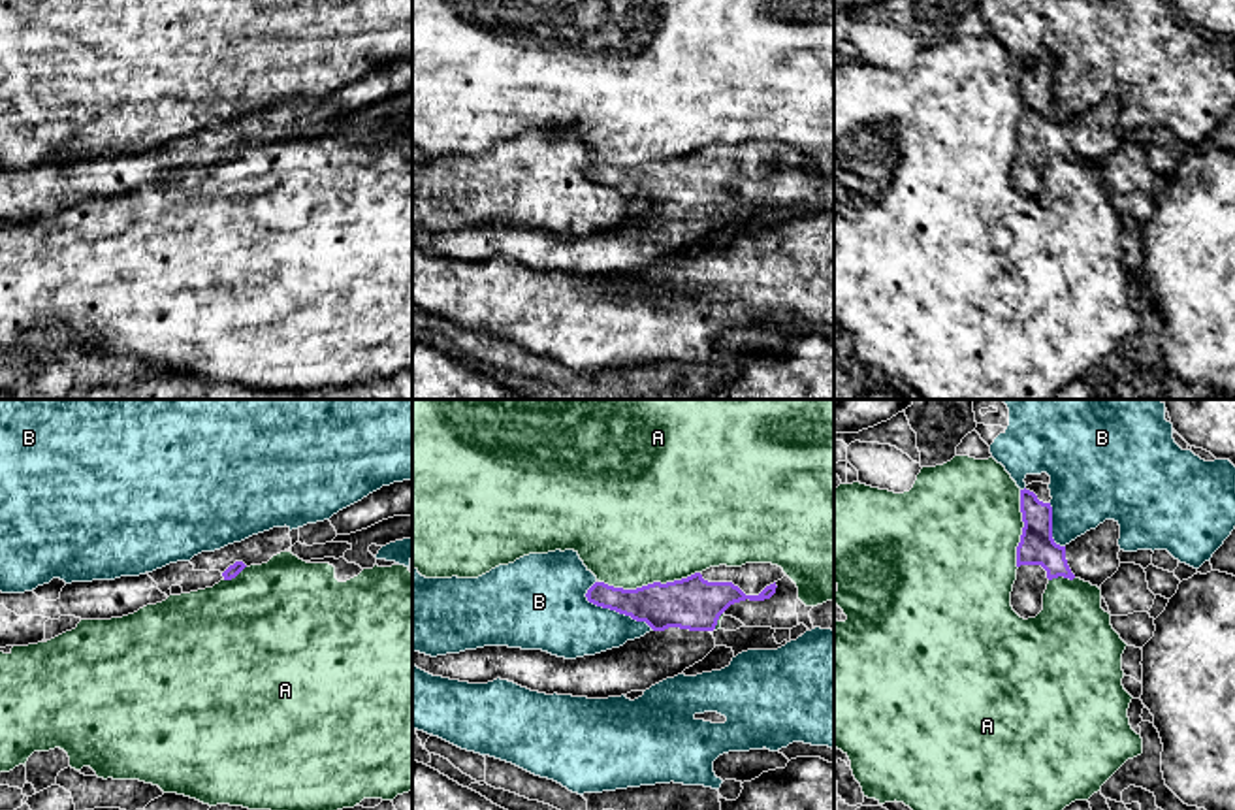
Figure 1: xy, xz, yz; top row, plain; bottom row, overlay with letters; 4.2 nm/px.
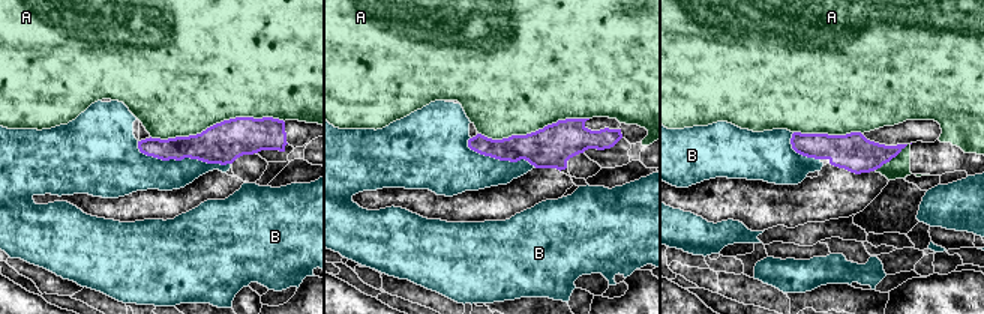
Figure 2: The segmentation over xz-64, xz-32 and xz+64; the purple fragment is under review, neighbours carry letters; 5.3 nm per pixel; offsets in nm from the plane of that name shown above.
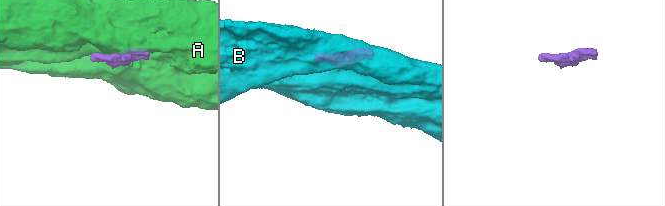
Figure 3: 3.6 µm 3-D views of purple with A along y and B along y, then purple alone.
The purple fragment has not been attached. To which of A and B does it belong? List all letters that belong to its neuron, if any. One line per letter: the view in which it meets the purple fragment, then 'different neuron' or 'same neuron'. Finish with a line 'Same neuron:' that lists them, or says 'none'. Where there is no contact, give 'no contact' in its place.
A: xz | different neuron
B: xz | different neuron
Same neuron: none

